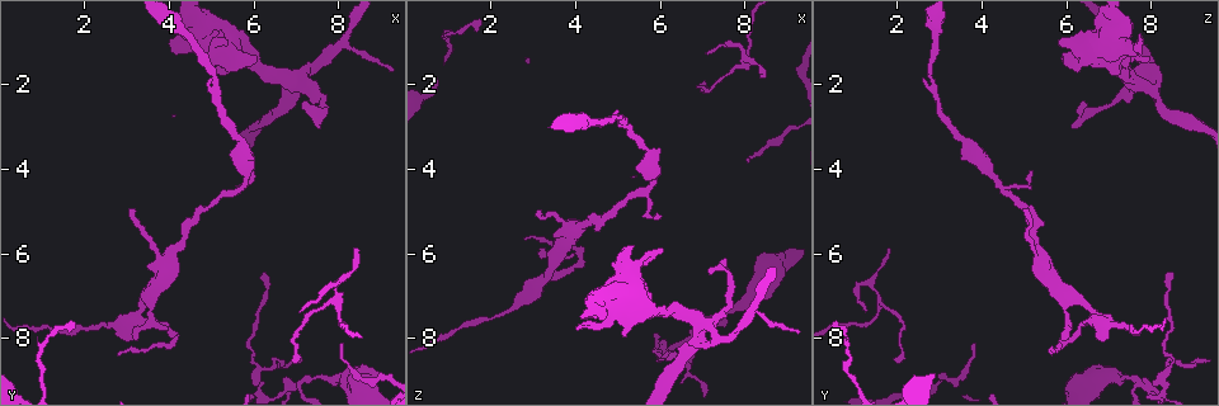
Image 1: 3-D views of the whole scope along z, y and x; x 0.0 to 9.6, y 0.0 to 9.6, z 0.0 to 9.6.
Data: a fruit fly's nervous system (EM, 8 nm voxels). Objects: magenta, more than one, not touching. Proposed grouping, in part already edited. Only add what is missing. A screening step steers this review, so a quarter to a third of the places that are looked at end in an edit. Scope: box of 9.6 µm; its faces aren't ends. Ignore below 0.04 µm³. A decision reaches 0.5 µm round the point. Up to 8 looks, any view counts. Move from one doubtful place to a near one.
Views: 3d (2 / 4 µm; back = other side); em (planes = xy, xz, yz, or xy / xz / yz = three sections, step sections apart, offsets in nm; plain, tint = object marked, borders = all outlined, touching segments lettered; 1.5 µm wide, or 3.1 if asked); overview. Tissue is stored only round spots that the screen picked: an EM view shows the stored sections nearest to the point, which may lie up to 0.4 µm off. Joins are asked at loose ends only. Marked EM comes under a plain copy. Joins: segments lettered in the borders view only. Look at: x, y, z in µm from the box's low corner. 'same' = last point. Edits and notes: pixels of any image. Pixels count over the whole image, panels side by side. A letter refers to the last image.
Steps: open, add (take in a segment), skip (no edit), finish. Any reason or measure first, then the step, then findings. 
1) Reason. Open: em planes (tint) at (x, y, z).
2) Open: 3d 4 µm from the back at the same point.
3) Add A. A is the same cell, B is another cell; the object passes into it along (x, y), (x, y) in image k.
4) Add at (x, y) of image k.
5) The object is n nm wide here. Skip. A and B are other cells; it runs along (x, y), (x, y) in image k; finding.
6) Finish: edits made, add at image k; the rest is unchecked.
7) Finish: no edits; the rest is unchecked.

Open: 3d 2 µm at (5.40, 1.05, 5.85).

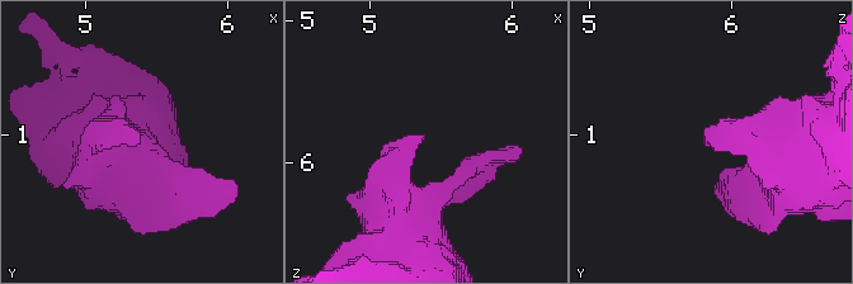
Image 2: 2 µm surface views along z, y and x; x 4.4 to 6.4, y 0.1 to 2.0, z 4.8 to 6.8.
Open: em yz step 8 (borders) at (5.36, 1.02, 5.78).

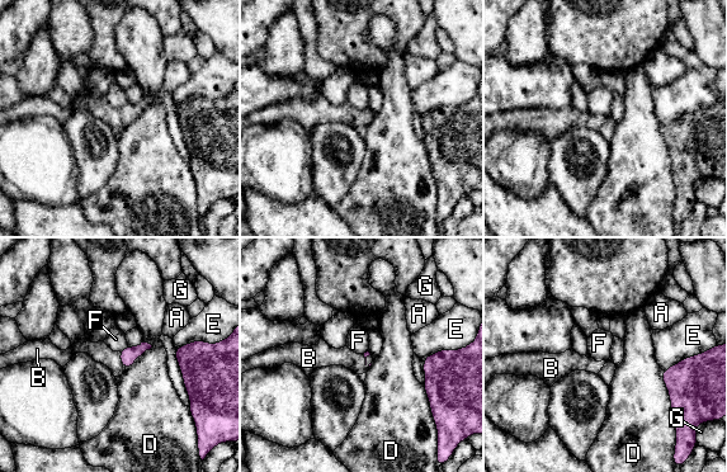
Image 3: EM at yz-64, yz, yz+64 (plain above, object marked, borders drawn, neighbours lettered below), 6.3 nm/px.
Skip. A, B, D, E, F and G are other cells; none of them fits.

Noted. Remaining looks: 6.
Tapers out. Open: em planes (borders) at (7.60, 3.00, 6.15).

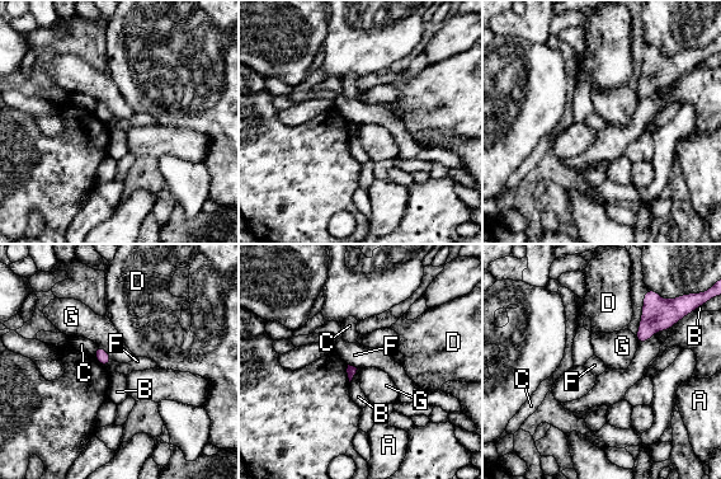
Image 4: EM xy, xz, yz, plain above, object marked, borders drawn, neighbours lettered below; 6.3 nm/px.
Skip. A, B, C, D, F and G are other cells; a border runs along (98, 344), (112, 358) in image 4; no lettered segment goes on from it.

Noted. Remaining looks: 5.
Tapers out. Open: 3d 2 µm at (6.15, 6.45, 8.40).

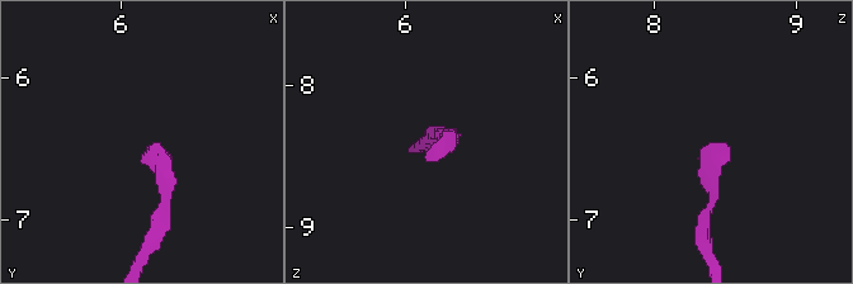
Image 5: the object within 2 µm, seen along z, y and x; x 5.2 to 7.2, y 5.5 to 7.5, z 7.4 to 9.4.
Shape alone is not enough. Open: em planes (borders) at (6.20, 6.44, 8.46).

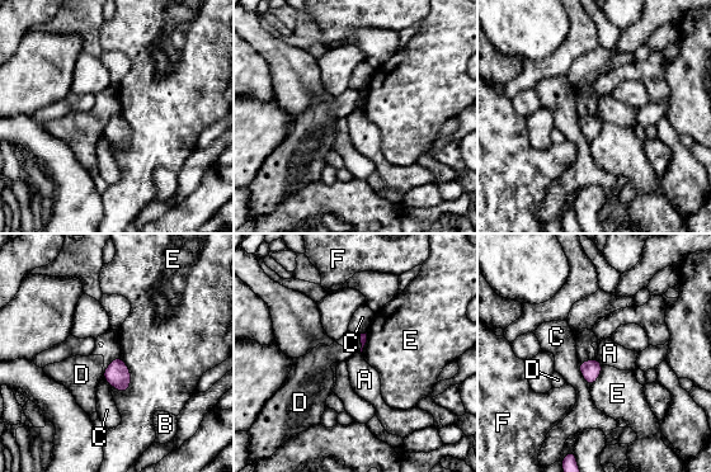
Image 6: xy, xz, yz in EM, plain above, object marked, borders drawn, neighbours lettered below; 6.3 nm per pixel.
Skip. A, B, C, D, E and F are other cells; a border runs along (102, 373), (103, 378) in image 6; none of them fits.

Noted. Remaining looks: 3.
Finish: no edits; the rest is unchecked.

